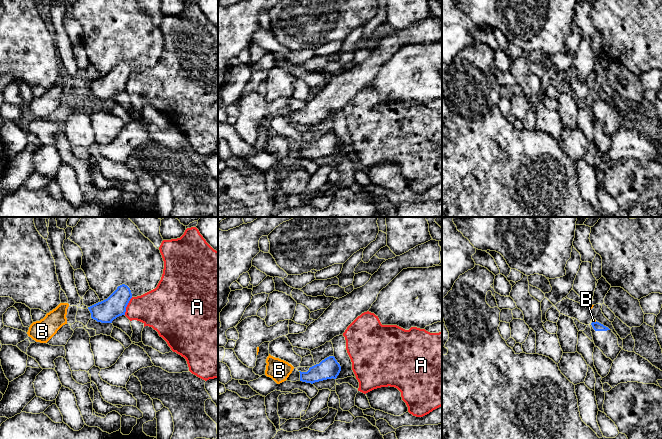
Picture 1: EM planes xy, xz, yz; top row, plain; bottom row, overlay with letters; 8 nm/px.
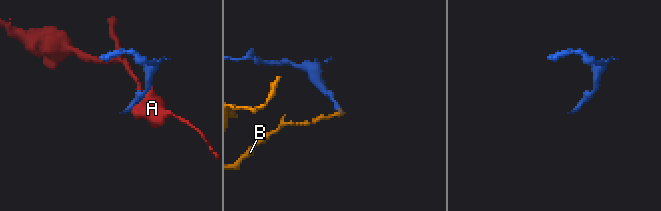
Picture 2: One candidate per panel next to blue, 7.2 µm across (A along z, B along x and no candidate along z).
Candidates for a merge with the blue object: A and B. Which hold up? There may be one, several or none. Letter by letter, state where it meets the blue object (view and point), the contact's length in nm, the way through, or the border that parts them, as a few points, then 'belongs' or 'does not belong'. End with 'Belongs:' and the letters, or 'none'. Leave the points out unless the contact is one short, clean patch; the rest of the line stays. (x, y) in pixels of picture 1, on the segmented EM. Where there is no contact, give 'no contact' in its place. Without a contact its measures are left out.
A: meets blue in xy at (126, 306); contact 160 nm long; does not belong
B: meets blue in yz at (594, 322); contact 40 nm long; border along yz (596, 321), (592, 322); does not belong
Belongs: none

